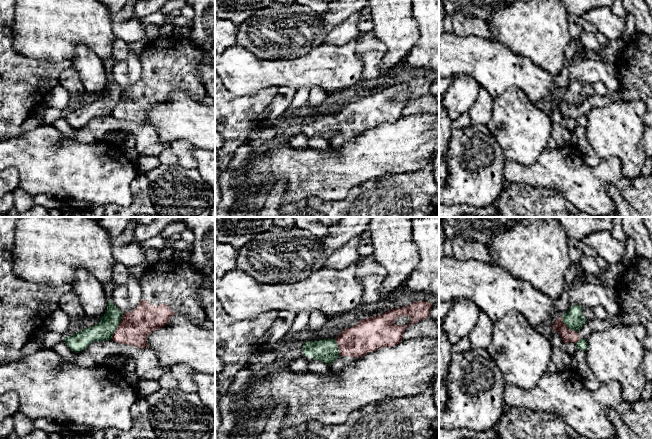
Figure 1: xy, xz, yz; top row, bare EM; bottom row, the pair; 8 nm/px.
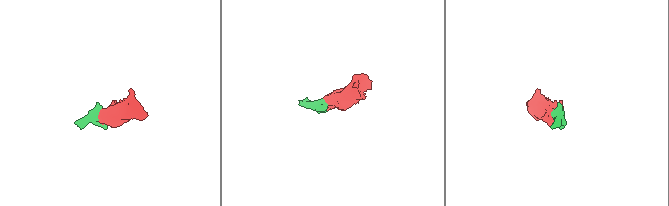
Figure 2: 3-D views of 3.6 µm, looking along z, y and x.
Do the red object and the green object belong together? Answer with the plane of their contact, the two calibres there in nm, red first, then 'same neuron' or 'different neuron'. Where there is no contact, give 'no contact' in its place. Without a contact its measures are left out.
contact in xy; calibres 240 and 160 nm; different neuron

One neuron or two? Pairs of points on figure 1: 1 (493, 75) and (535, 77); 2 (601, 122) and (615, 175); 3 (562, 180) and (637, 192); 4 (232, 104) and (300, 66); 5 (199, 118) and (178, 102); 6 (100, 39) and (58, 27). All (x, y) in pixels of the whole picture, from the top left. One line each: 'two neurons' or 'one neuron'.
1: one neuron
2: two neurons
3: one neuron
4: two neurons
5: one neuron
6: one neuron

